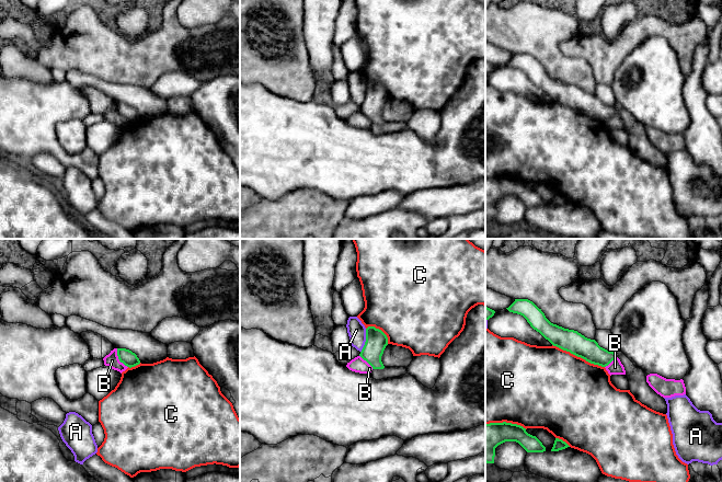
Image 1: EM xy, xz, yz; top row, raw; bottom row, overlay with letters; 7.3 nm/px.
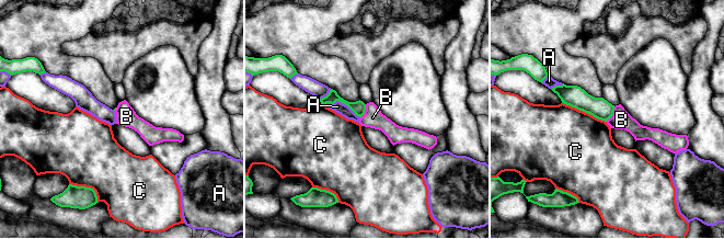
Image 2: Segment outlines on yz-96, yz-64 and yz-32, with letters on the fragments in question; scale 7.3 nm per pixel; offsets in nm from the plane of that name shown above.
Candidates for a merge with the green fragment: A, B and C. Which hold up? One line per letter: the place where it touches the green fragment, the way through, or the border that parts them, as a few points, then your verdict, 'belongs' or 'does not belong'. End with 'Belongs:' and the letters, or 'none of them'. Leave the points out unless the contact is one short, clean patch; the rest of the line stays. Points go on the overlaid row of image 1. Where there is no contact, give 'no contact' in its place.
A: xz (366, 341) | does not belong
B: xy (118, 358) | along xy (116, 348), (118, 359), (127, 367) | does not belong
C: yz (579, 356) | does not belong
Belongs: none of them

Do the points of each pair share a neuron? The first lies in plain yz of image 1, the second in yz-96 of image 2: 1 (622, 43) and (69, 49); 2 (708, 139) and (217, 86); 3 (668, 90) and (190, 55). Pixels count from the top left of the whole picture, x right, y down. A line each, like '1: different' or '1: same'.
1: same
2: same
3: different

